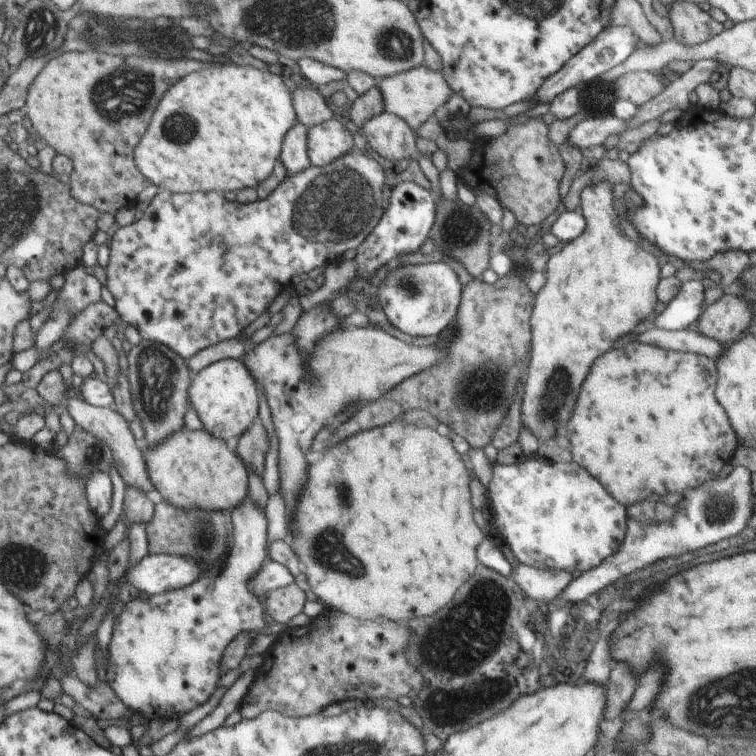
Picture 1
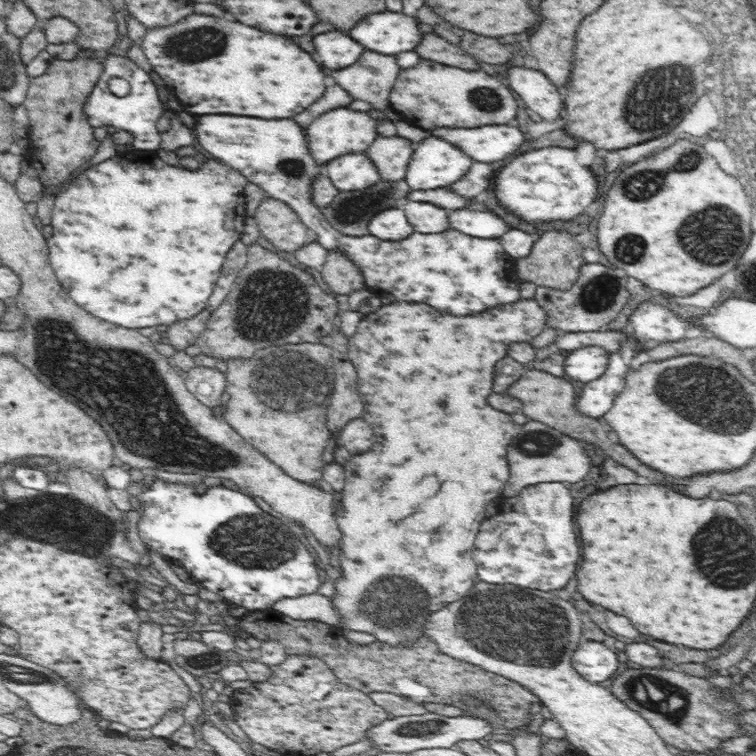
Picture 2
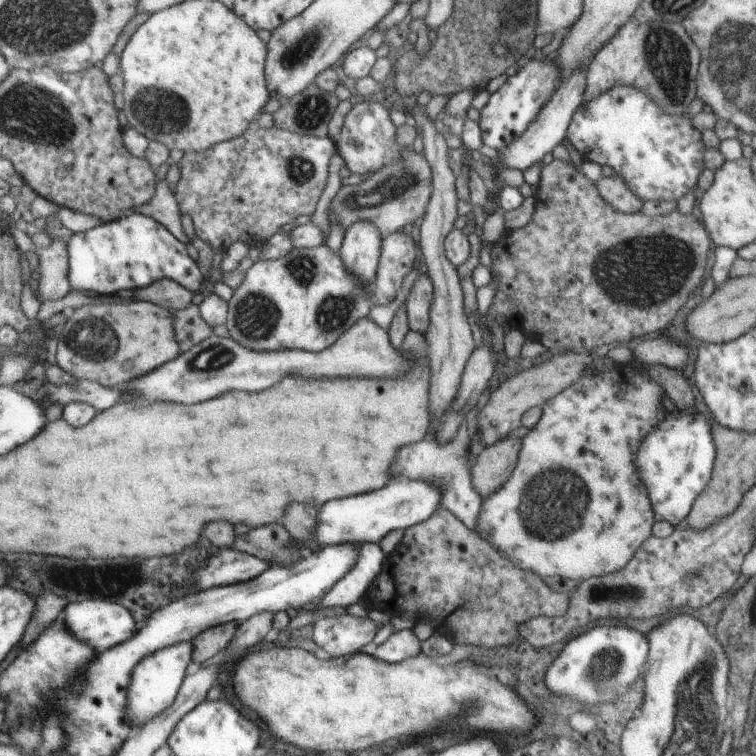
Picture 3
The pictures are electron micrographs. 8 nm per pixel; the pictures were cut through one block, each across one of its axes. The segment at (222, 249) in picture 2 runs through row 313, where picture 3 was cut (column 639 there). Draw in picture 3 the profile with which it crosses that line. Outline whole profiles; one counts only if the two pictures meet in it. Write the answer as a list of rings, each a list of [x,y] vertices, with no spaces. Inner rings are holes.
[[[616,86],[576,109],[566,138],[584,160],[596,162],[600,166],[610,166],[615,174],[620,174],[626,182],[626,188],[632,190],[644,203],[648,200],[678,202],[696,186],[698,176],[705,168],[702,132],[692,126],[691,117],[690,114],[668,114],[634,86]]]

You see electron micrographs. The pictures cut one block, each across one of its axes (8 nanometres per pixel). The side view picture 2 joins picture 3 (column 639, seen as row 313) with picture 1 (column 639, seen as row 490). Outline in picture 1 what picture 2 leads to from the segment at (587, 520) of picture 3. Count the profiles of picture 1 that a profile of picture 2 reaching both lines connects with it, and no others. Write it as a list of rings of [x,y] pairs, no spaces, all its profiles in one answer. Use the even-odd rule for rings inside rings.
[[[640,341],[629,342],[618,348],[618,350],[610,349],[610,352],[605,352],[599,356],[591,366],[586,382],[581,386],[580,400],[578,400],[578,408],[567,424],[567,437],[572,444],[573,461],[580,464],[582,468],[586,468],[590,476],[594,476],[602,486],[620,504],[630,506],[634,502],[642,502],[648,496],[656,494],[656,496],[666,496],[666,494],[682,494],[682,490],[697,487],[699,484],[706,482],[708,479],[713,479],[718,476],[718,472],[726,466],[727,462],[733,457],[733,454],[738,446],[738,439],[732,425],[729,423],[728,415],[725,408],[716,400],[715,390],[717,387],[717,362],[713,358],[699,355],[691,352],[680,352],[663,349],[654,345],[644,344]]]

